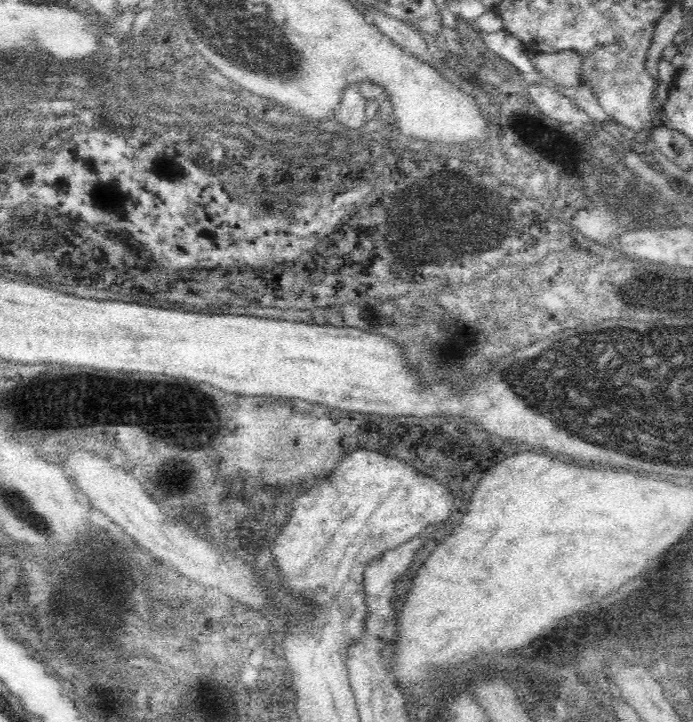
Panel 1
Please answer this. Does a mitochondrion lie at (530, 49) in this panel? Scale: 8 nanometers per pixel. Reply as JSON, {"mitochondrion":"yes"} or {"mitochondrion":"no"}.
{"mitochondrion":"no"}

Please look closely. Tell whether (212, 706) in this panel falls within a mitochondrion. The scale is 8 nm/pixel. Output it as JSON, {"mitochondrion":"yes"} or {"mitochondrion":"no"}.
{"mitochondrion":"no"}

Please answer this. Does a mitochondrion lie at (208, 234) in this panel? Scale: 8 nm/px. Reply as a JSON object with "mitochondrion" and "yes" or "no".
{"mitochondrion":"no"}

